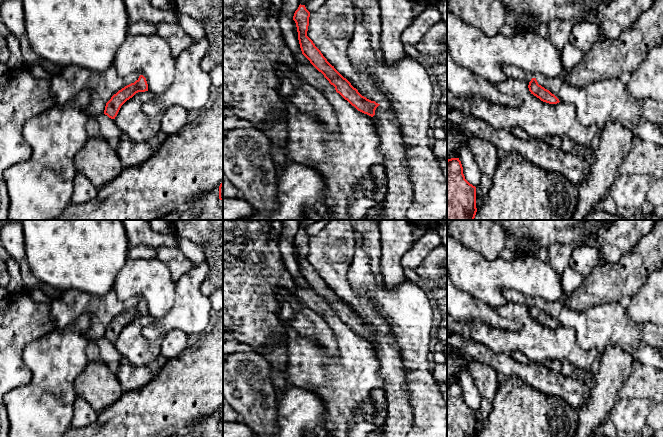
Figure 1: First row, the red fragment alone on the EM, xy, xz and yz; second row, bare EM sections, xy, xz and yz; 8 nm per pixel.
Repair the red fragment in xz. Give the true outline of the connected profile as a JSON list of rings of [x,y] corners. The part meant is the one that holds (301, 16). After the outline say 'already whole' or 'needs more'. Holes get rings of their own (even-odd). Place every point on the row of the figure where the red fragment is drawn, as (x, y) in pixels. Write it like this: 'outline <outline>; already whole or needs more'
outline [[[301,4],[293,16],[293,20],[295,21],[297,27],[298,40],[302,54],[319,72],[324,75],[329,83],[335,87],[337,93],[339,93],[358,111],[371,116],[373,124],[379,131],[378,120],[375,117],[375,110],[380,104],[362,96],[358,90],[354,88],[351,83],[327,61],[321,51],[307,36],[309,17],[310,12],[306,9],[305,5]]]; needs more

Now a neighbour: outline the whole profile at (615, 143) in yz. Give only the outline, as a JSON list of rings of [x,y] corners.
[[[608,122],[601,130],[594,162],[589,166],[587,177],[577,186],[576,210],[570,220],[584,220],[609,191],[621,163],[629,154],[634,137],[633,132],[620,122]]]

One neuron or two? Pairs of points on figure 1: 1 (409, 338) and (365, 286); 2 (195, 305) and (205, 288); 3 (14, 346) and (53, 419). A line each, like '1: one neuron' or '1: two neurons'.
1: one neuron
2: two neurons
3: two neurons

